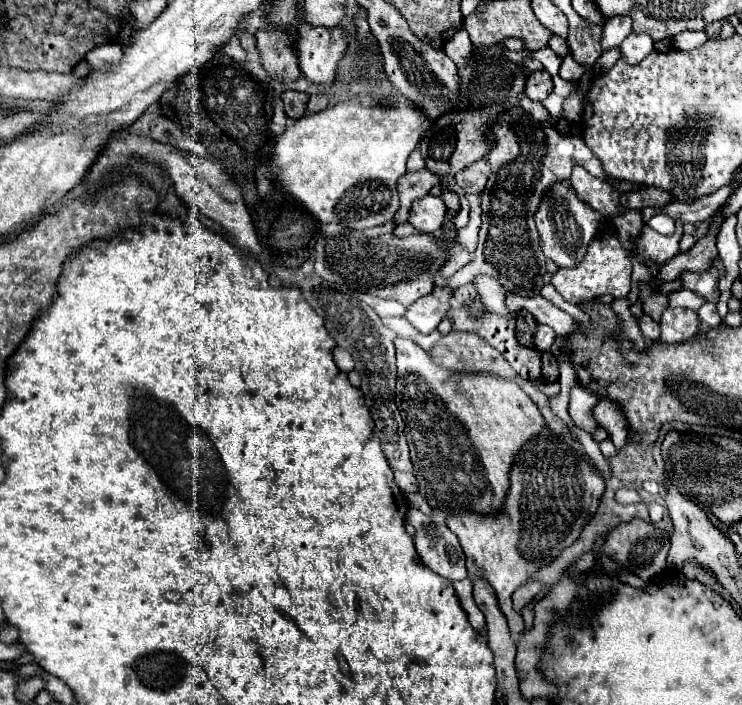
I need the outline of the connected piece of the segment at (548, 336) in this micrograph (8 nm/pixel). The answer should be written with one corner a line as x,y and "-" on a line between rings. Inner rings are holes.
538,324
536,332
534,332
534,348
540,350
540,352
550,352
550,346
552,346
554,338
556,338
554,330
550,330
544,324

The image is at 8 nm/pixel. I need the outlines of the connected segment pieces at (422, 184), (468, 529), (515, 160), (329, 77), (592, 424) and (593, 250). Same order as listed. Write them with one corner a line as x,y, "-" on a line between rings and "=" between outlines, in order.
422,168
418,172
406,172
398,180
398,194
400,194
400,210
396,212
394,220
396,224
402,224
408,220
410,204
430,192
432,186
440,184
440,176
430,172
428,168
=
544,430
540,436
534,440
528,440
522,450
518,452
512,468
510,468
510,488
504,498
504,504
500,512
496,514
472,514
472,512
460,512
460,514
450,514
446,518
448,528
458,536
460,546
466,554
466,568
470,580
474,578
484,578
492,584
500,610
508,620
510,634
522,634
524,622
518,612
512,608
512,592
526,584
534,572
538,572
544,564
554,560
564,548
574,544
586,526
586,522
592,518
592,514
598,508
598,500
604,494
604,478
590,466
590,462
584,456
584,448
580,448
580,442
566,434
566,436
556,436
=
510,108
500,116
500,122
494,126
496,146
488,152
488,162
492,166
492,176
482,194
482,228
478,248
474,252
476,260
458,270
452,278
444,280
436,276
436,284
448,284
458,288
474,280
478,274
496,278
506,290
520,292
522,296
534,296
544,286
546,256
540,248
540,238
536,224
532,220
536,204
540,204
540,192
556,180
570,178
572,166
584,166
592,176
610,182
618,192
634,192
644,188
644,184
632,184
626,180
610,180
604,172
600,160
584,144
582,136
562,136
556,128
540,126
530,114
522,108
=
296,22
294,32
298,34
296,48
300,54
300,70
306,74
310,82
332,84
338,60
346,52
342,30
312,28
304,22
=
578,384
570,390
570,404
568,404
568,414
574,420
574,424
586,432
592,434
596,442
602,442
608,438
608,432
598,426
598,422
592,416
592,406
598,402
598,396
592,392
580,388
=
605,229
596,237
598,238
590,242
580,264
570,268
560,268
552,276
552,284
556,286
556,290
572,304
578,304
582,298
598,298
604,294
612,294
614,298
624,298
630,292
632,262
628,260
628,254
619,242
618,235

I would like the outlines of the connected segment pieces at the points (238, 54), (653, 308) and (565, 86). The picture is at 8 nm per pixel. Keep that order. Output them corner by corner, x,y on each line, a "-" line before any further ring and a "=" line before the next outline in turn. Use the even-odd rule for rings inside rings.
238,36
230,38
230,42
224,46
224,52
226,52
230,58
234,58
234,60
240,60
240,62
244,62
244,60
246,60
246,52
244,52
244,48
240,46
=
640,284
640,298
644,302
644,312
652,316
654,320
660,320
662,312
668,308
668,296
666,294
654,294
650,284
=
558,74
552,77
553,93
563,98
567,98
577,87
569,81
565,81
-
572,86
572,88
571,88

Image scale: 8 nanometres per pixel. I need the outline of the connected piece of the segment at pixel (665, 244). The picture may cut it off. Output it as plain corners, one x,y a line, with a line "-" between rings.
676,220
676,232
672,236
662,236
650,226
644,226
640,236
636,238
636,258
640,264
658,264
664,266
680,252
680,238
682,238
682,220

